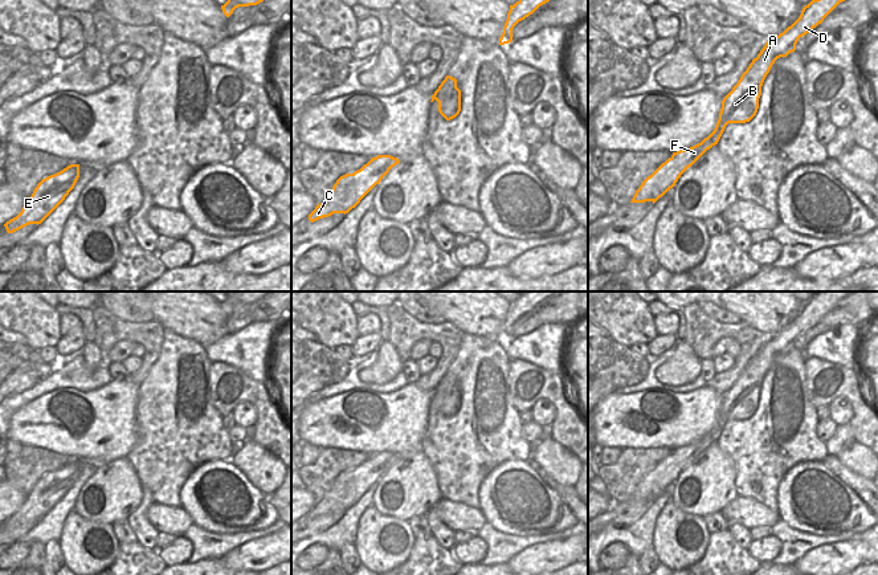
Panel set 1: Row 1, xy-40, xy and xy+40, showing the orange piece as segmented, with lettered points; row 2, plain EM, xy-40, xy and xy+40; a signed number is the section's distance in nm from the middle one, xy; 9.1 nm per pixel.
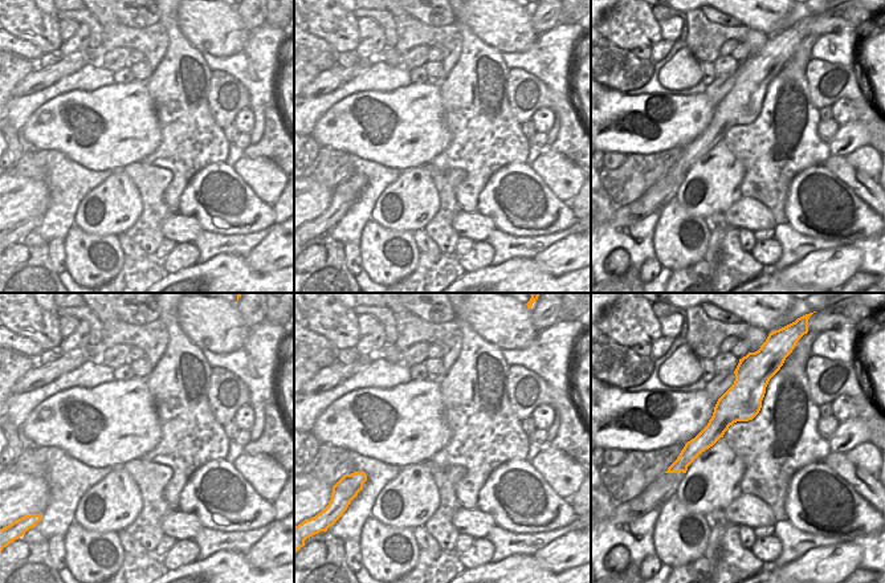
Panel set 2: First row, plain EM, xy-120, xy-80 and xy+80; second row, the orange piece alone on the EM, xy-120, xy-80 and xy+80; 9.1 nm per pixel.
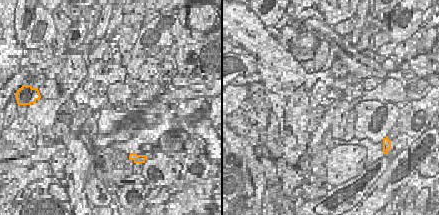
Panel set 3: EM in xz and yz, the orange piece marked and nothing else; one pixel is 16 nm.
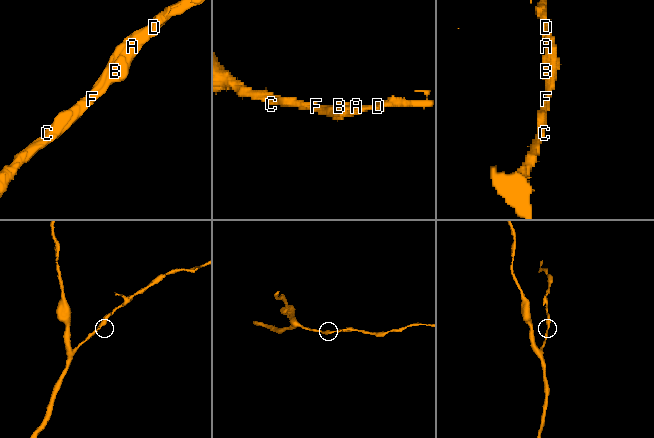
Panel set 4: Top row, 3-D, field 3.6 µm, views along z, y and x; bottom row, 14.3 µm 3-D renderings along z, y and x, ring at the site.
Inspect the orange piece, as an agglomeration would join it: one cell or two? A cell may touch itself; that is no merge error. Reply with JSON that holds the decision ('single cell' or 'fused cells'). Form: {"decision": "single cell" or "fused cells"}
{"decision": "single cell"}

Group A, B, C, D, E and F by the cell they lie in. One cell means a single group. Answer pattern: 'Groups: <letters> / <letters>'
Groups: A B C D E F.

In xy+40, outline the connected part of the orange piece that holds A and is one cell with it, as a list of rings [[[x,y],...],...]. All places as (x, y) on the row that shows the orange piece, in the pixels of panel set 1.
[[[812,0],[803,8],[800,17],[791,26],[779,36],[768,38],[738,83],[723,98],[714,131],[701,143],[673,152],[665,163],[642,182],[630,203],[652,201],[654,204],[675,185],[689,167],[707,150],[718,144],[728,123],[750,122],[757,113],[761,86],[775,61],[795,52],[799,38],[821,24],[842,1],[845,0]]]

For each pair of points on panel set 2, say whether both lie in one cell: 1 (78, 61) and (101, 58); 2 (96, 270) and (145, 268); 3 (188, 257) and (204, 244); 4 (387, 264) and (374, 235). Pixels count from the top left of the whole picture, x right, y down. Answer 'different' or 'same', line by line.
1: different
2: different
3: different
4: same

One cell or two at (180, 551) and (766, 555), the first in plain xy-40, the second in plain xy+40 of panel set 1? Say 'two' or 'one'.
one

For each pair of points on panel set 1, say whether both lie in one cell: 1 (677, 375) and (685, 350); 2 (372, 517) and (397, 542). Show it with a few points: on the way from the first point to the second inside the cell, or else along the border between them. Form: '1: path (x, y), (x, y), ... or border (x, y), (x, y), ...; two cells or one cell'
1: path (681, 368), (683, 366), (683, 357); one cell
2: path (379, 523), (391, 535); one cell

